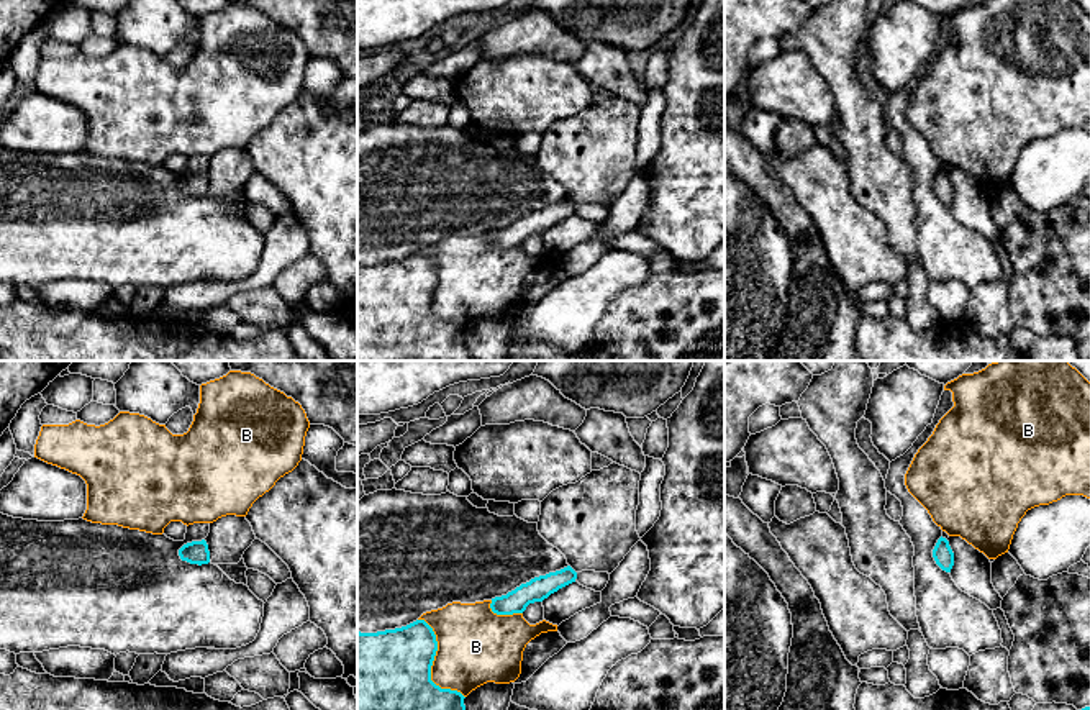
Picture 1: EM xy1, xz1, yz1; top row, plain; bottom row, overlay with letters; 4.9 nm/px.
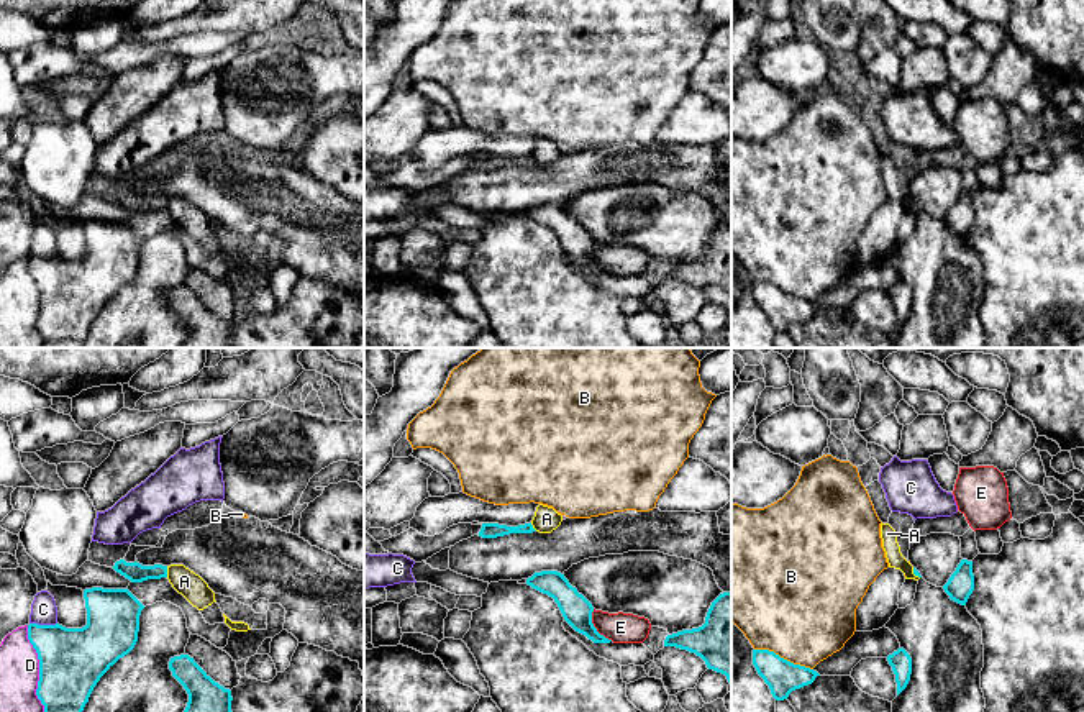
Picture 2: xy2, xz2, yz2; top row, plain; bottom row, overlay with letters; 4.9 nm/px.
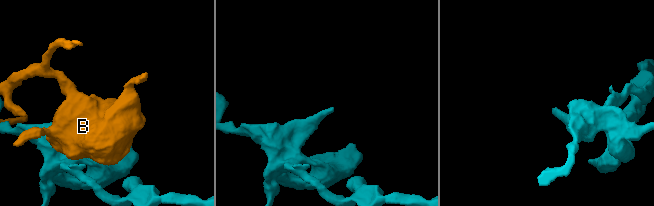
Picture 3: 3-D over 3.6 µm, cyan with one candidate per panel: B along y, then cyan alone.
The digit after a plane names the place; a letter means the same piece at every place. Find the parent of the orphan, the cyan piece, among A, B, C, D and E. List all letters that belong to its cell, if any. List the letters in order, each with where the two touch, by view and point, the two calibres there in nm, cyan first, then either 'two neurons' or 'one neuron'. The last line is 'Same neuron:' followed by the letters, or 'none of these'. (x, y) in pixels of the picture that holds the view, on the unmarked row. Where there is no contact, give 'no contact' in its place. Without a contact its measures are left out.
A: meets cyan in xy2 at (166, 204); 100 nm thick on the cyan side, 120 nm on the other; two neurons
B: meets cyan in xz1 at (431, 297); 460 nm thick on the cyan side, 360 nm on the other; two neurons
C: meets cyan in xy2 at (43, 258); 320 nm thick on the cyan side, 130 nm on the other; two neurons
D: meets cyan in xy2 at (40, 302); 320 nm thick on the cyan side, 200 nm on the other; two neurons
E: meets cyan in xz2 at (594, 260); 150 nm thick on the cyan side, 150 nm on the other; two neurons
Same neuron: none of these

